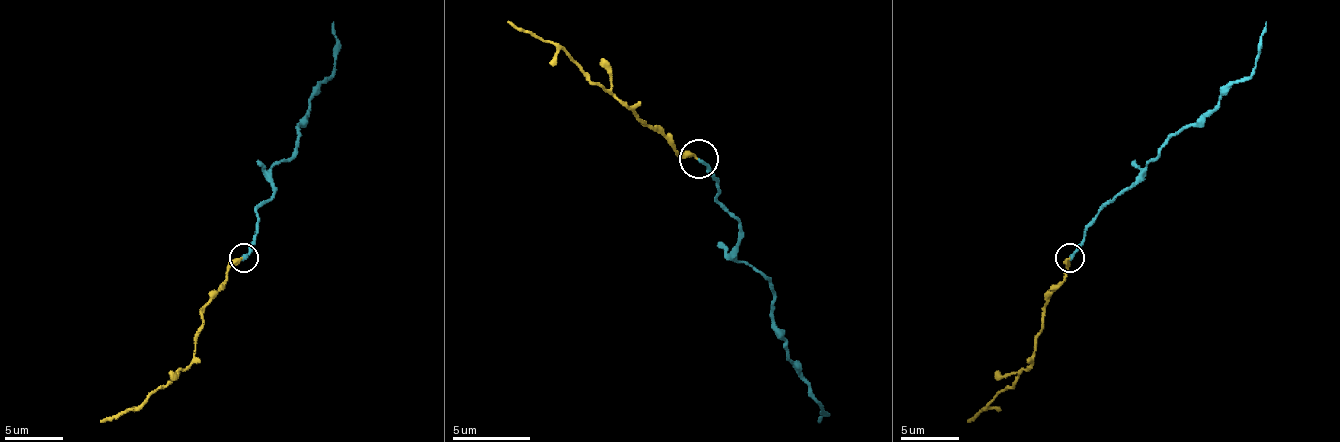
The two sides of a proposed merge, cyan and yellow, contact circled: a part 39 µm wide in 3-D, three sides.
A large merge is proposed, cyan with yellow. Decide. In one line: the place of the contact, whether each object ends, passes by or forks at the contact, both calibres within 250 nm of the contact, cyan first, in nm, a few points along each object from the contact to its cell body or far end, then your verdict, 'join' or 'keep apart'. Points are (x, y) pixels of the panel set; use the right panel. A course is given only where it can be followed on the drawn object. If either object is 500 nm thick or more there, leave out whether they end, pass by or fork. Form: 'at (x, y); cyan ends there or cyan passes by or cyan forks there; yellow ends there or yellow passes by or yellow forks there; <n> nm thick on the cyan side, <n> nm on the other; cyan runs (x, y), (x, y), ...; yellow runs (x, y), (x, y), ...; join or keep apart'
at (1069, 257); cyan ends there; yellow ends there; 220 nm thick on the cyan side, 280 nm on the other; cyan runs (1070, 256), (1099, 210), (1175, 134), (1201, 120), (1230, 88), (1253, 70), (1265, 21); yellow runs (1070, 256), (1064, 283), (1044, 309), (1044, 326), (1035, 341), (1032, 361), (968, 422); join

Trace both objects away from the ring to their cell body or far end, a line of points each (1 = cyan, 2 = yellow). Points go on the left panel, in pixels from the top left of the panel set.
1: (244, 256), (255, 236), (255, 210), (273, 192), (270, 169), (293, 155), (299, 120), (334, 70), (334, 21)
2: (241, 256), (229, 268), (226, 283), (203, 309), (203, 326), (194, 341), (191, 361), (139, 408), (101, 422)

